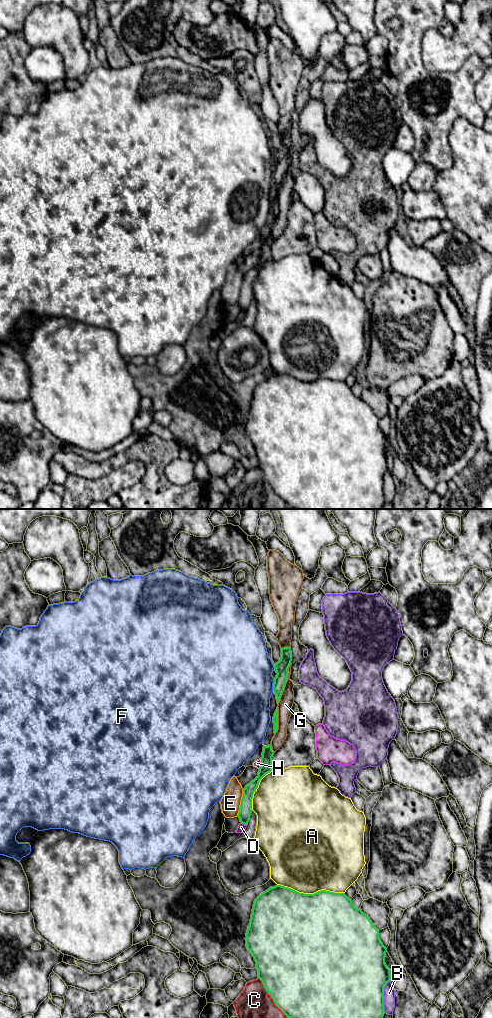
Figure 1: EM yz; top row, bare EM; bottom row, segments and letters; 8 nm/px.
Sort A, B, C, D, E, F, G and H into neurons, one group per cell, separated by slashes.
A / B / C / D / E / F / G H

